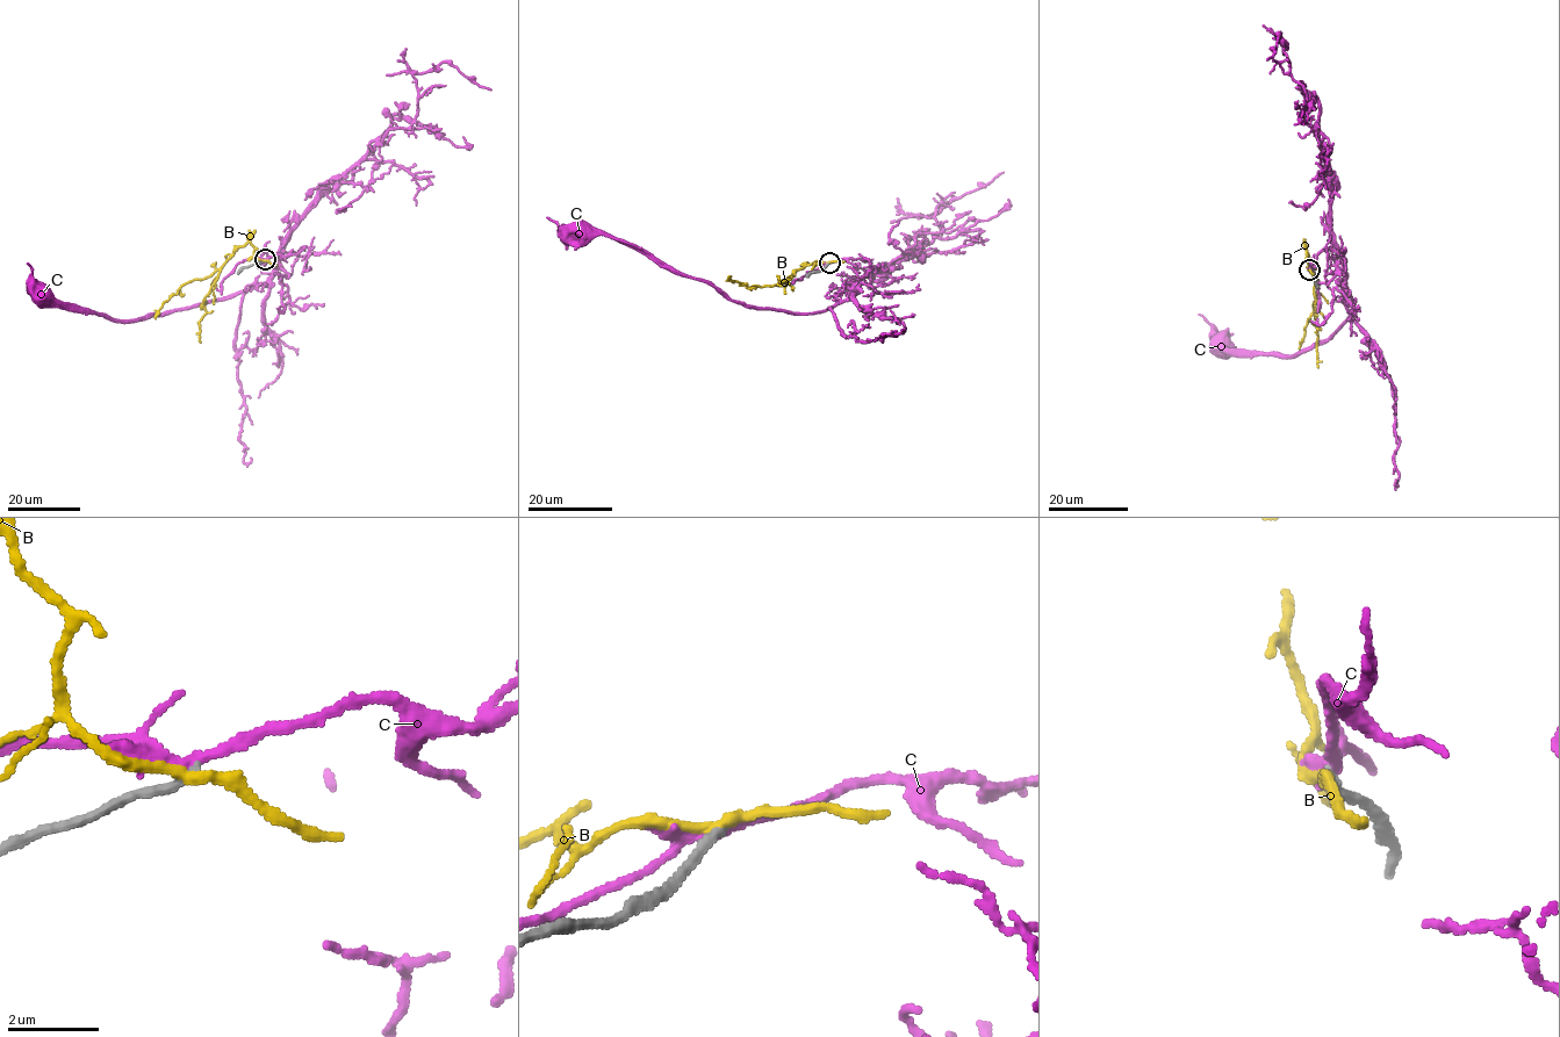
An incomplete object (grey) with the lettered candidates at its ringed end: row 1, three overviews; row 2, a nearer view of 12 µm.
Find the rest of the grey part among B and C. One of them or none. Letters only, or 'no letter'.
no letter

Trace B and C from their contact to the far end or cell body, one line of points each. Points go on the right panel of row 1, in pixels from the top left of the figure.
B: (1310, 271), (1307, 253), (1317, 293), (1299, 348)
C: (1310, 269), (1322, 250), (1339, 254), (1353, 307), (1336, 331), (1287, 355), (1227, 350), (1221, 339)

